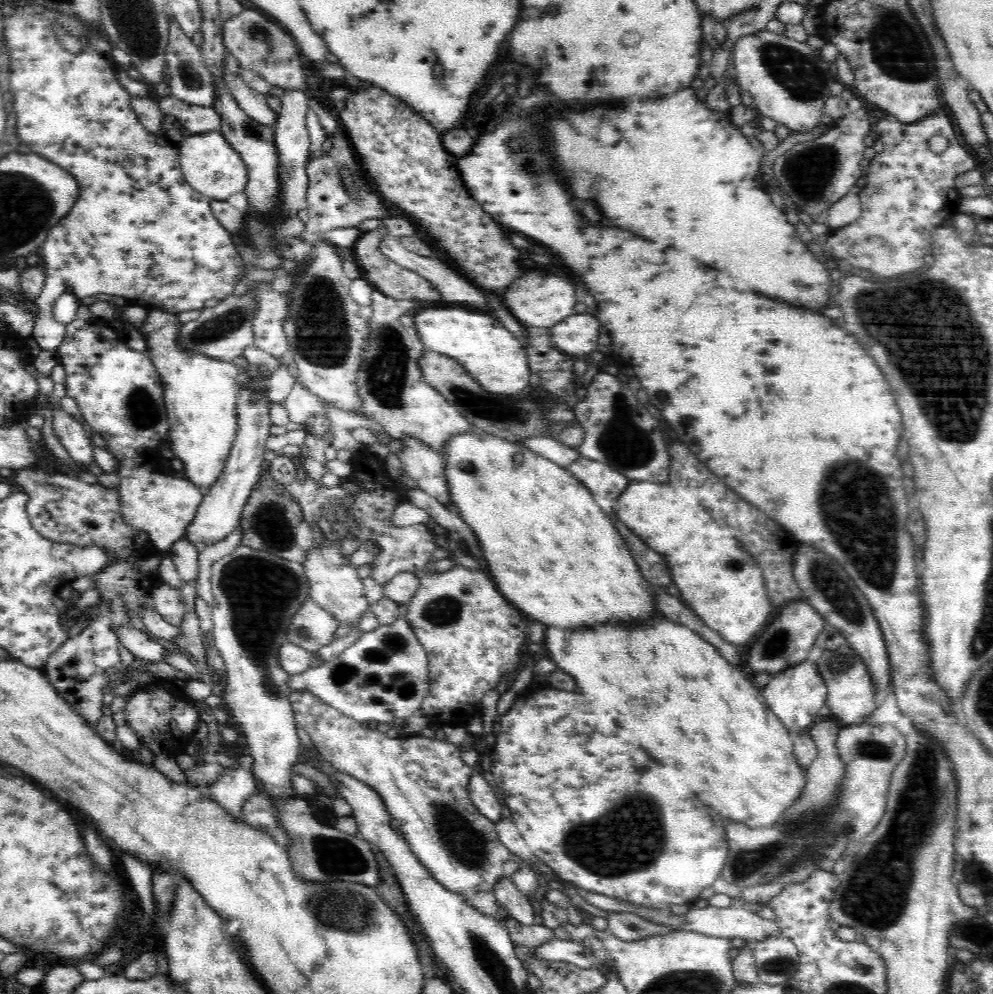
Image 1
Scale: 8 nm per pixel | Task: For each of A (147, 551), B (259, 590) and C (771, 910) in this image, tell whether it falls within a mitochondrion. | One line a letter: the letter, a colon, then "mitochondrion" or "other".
A: other
B: mitochondrion
C: other

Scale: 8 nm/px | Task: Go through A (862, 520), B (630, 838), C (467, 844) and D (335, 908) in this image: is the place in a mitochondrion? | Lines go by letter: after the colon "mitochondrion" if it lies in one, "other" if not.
A: mitochondrion
B: mitochondrion
C: mitochondrion
D: mitochondrion

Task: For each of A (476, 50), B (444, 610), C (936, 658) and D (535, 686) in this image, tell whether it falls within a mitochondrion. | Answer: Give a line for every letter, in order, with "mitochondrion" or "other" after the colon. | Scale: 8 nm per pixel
A: other
B: mitochondrion
C: other
D: other

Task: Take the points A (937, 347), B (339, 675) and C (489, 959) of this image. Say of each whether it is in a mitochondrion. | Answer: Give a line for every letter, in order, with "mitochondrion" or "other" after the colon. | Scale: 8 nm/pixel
A: mitochondrion
B: mitochondrion
C: mitochondrion

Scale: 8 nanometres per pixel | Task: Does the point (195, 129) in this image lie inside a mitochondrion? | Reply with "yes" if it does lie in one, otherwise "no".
no

